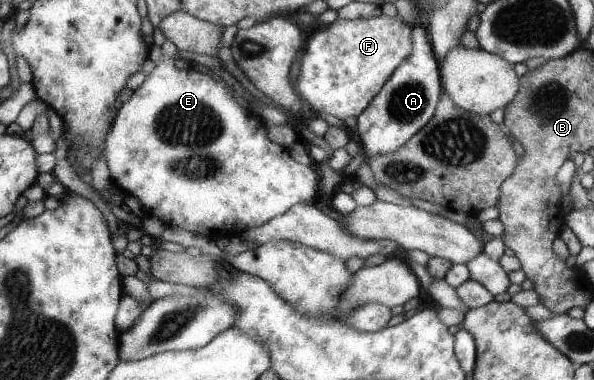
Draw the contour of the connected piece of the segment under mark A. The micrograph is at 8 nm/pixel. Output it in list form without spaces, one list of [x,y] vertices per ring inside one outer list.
[[[414,25],[411,30],[411,54],[395,69],[393,76],[383,85],[381,92],[369,108],[358,116],[358,133],[366,158],[375,155],[387,155],[402,148],[415,133],[429,124],[438,106],[441,94],[439,65],[431,46],[428,29],[423,25]]]

